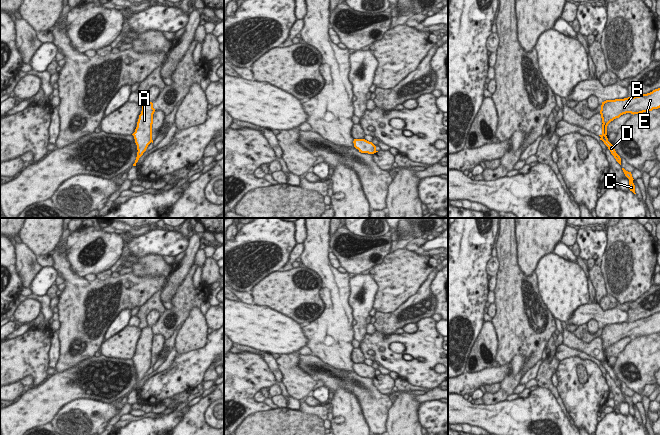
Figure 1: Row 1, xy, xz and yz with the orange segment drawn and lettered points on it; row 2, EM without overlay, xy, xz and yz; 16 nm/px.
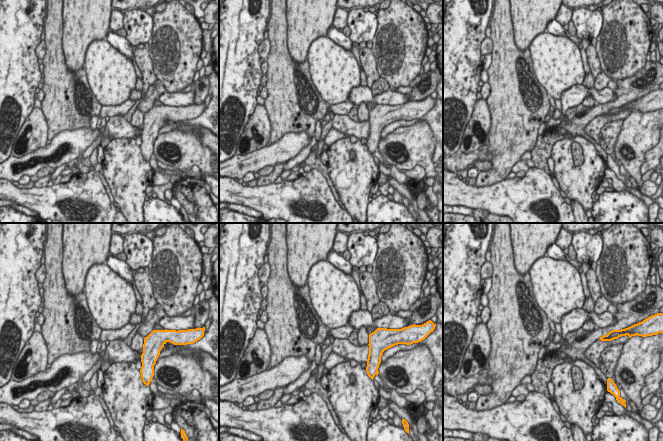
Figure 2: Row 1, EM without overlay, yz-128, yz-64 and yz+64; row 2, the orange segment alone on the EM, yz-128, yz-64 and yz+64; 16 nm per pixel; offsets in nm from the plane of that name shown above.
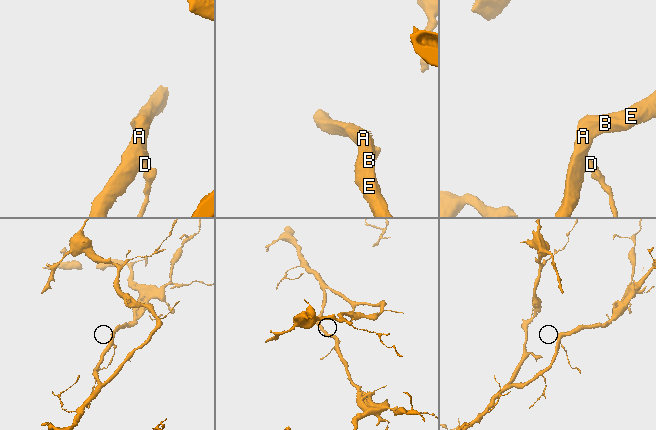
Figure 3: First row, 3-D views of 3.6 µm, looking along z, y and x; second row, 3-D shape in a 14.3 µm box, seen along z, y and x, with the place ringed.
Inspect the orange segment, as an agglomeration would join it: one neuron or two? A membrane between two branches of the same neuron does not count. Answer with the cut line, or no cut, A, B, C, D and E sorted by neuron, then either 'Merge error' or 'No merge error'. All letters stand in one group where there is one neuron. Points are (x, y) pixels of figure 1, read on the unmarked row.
Split along yz (602, 348), (602, 356), (605, 360). Groups: A B E / C D. Merge error

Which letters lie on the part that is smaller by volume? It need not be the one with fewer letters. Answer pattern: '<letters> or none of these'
C, D

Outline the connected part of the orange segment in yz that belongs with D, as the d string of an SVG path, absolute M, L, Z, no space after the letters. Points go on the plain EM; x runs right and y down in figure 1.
M602 348L602 358L599 359L599 360L602 362L602 365L608 371L608 373L610 374L611 378L614 380L616 385L621 389L621 382L620 382L620 380L616 377L616 375L614 373L614 370L608 365L607 360L605 360L604 357L603 357L603 348Z

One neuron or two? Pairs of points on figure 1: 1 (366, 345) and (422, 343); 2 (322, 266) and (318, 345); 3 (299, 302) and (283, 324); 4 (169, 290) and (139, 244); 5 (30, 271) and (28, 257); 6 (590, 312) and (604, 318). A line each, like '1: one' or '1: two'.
1: one
2: one
3: two
4: two
5: one
6: one

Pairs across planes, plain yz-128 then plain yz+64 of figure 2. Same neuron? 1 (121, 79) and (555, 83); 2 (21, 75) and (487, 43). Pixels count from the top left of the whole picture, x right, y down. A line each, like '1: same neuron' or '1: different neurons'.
1: same neuron
2: different neurons

